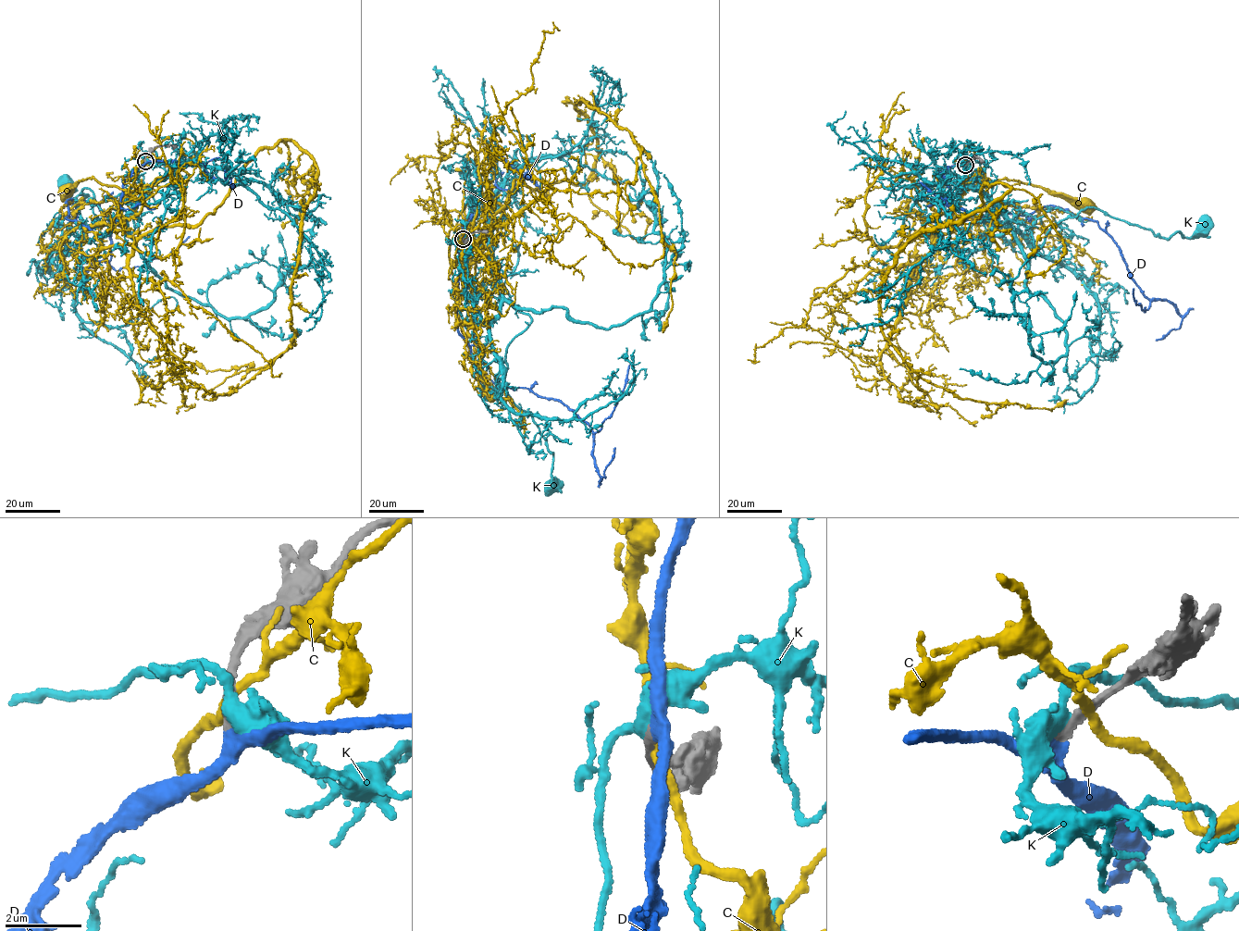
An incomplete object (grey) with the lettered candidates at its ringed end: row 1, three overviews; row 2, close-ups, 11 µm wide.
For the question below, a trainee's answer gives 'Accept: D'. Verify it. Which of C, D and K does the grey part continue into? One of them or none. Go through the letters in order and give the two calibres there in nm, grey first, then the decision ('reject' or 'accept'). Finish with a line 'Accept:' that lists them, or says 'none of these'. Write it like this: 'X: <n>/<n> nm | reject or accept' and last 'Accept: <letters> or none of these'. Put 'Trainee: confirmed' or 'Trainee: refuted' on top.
Trainee: confirmed
C: 300/240 nm | reject
D: 200/300 nm | accept
K: 240/360 nm | reject
Accept: D

